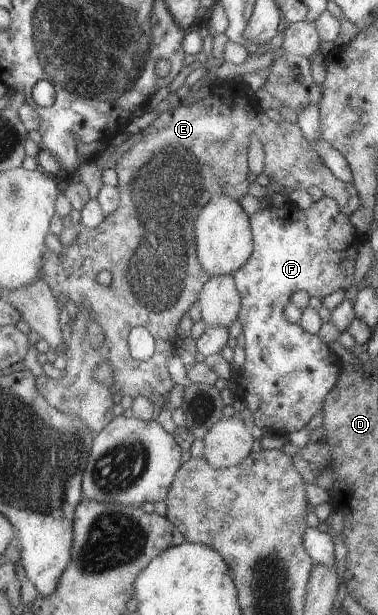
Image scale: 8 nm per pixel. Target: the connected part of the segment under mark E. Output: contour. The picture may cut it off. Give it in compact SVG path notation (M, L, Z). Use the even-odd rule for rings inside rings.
M222 80L221 84L212 85L210 90L212 95L207 99L197 99L189 106L181 104L157 115L147 128L140 131L141 138L117 160L114 169L117 173L116 188L120 204L116 210L104 216L99 226L93 230L85 228L80 221L77 222L73 227L77 231L77 238L69 246L62 246L59 256L49 250L43 252L43 281L49 286L59 307L69 299L75 303L78 312L72 319L69 346L63 353L66 360L63 378L55 380L41 375L34 378L35 388L47 404L65 414L79 416L95 434L114 418L112 396L115 392L121 392L122 396L131 399L145 396L156 410L168 404L167 396L174 387L167 372L167 352L173 349L169 336L176 334L182 315L198 300L199 290L209 278L201 269L195 253L193 224L199 210L211 200L211 196L225 194L239 202L247 194L247 148L250 136L259 140L263 146L262 172L270 182L281 184L292 191L319 190L324 196L335 200L339 212L347 217L355 215L362 208L362 198L357 194L355 186L341 182L331 174L305 140L299 126L283 119L278 122L269 120L261 110L254 92L243 81ZM102 270L111 274L111 282L107 286L101 286L96 280L97 274ZM89 320L95 320L103 330L103 342L99 348L93 348L85 338L85 326ZM137 326L147 328L155 342L154 354L145 361L131 358L127 346L129 332ZM101 362L109 362L113 370L115 382L112 387L105 387L93 378L93 370Z

